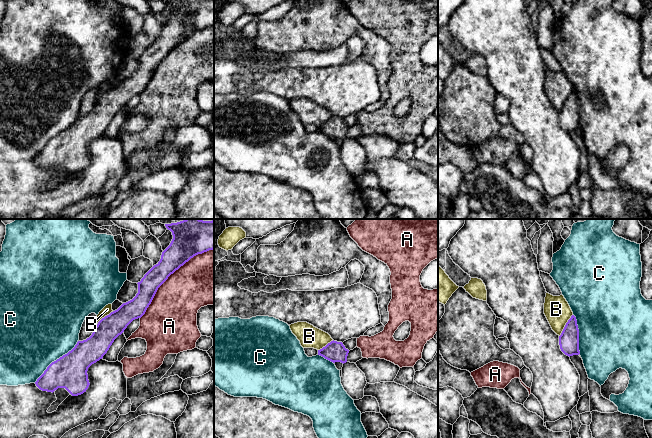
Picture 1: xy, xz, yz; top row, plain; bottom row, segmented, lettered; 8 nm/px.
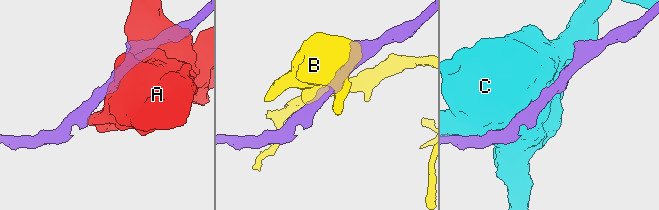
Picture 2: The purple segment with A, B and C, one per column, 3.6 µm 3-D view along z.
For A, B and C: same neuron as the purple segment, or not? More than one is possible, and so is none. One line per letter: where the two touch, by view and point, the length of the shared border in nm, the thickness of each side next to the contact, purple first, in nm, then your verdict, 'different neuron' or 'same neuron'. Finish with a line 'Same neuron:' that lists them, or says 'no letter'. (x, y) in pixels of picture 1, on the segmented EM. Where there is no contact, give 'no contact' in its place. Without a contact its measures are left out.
A: meets purple in xy at (170, 274); contact 800 nm long; 220 nm thick on the purple side, 380 nm on the other; different neuron
B: meets purple in yz at (565, 325); contact 220 nm long; 160 nm thick on the purple side, 200 nm on the other; different neuron
C: meets purple in xy at (56, 360); contact 480 nm long; 280 nm thick on the purple side, 500 nm on the other; different neuron
Same neuron: no letter

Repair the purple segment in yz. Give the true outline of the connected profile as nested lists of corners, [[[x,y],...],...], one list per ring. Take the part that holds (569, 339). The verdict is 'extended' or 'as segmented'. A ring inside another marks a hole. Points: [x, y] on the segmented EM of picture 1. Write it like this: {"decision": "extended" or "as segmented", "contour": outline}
{"decision": "as segmented", "contour": [[[574,315],[566,323],[559,336],[561,351],[567,356],[579,355],[579,329]]]}

